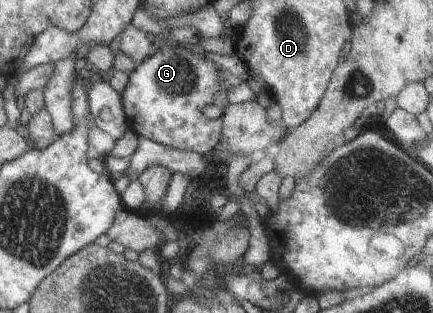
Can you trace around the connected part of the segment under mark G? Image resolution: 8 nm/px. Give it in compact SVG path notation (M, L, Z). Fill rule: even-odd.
M168 42L129 73L121 95L130 129L138 137L163 146L210 157L221 141L223 123L220 120L209 121L204 107L216 105L223 108L230 104L226 97L227 89L218 82L220 73L221 67L204 61L202 53L191 52L186 45Z

